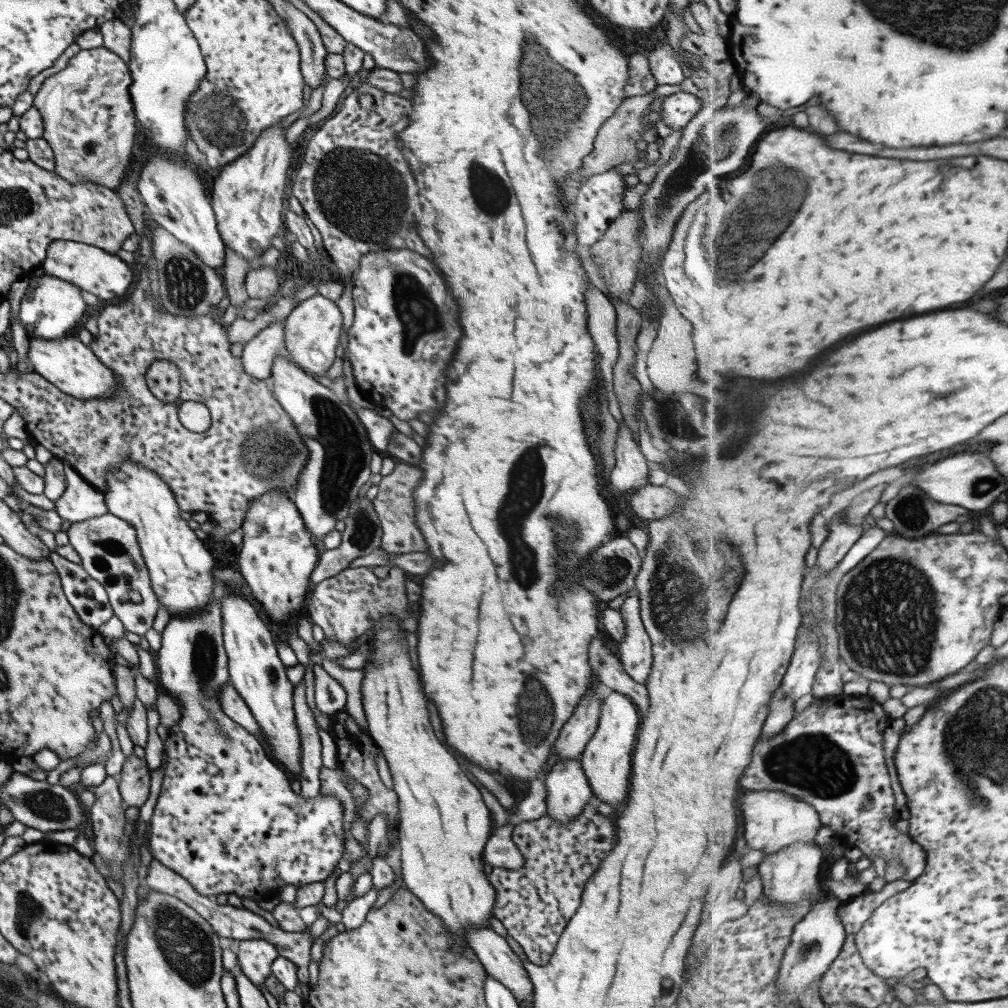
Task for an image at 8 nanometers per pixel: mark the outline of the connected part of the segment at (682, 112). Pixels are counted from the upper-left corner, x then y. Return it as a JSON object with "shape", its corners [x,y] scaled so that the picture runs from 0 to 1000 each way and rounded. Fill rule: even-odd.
{"shape":[[[673,90],[659,96],[654,112],[658,123],[668,130],[678,127],[695,106],[696,101],[688,93]]]}

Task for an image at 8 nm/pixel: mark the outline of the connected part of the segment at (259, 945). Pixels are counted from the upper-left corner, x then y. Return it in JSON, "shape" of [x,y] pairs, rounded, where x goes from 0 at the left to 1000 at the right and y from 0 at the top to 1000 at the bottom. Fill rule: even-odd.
{"shape":[[[241,932],[235,939],[235,958],[254,979],[262,978],[268,956],[275,947],[274,940],[263,932]]]}

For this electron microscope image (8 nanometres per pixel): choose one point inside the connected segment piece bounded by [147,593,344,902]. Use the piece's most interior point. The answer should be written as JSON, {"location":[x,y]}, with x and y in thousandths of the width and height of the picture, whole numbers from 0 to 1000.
{"location":[223,813]}

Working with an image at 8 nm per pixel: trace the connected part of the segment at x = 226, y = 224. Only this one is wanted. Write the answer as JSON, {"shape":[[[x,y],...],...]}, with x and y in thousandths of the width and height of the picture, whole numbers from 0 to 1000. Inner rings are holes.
{"shape":[[[277,122],[262,127],[245,151],[220,166],[209,185],[207,201],[213,213],[215,232],[223,245],[245,260],[267,246],[269,236],[281,231],[281,191],[292,148],[292,142],[284,138],[284,128]]]}

